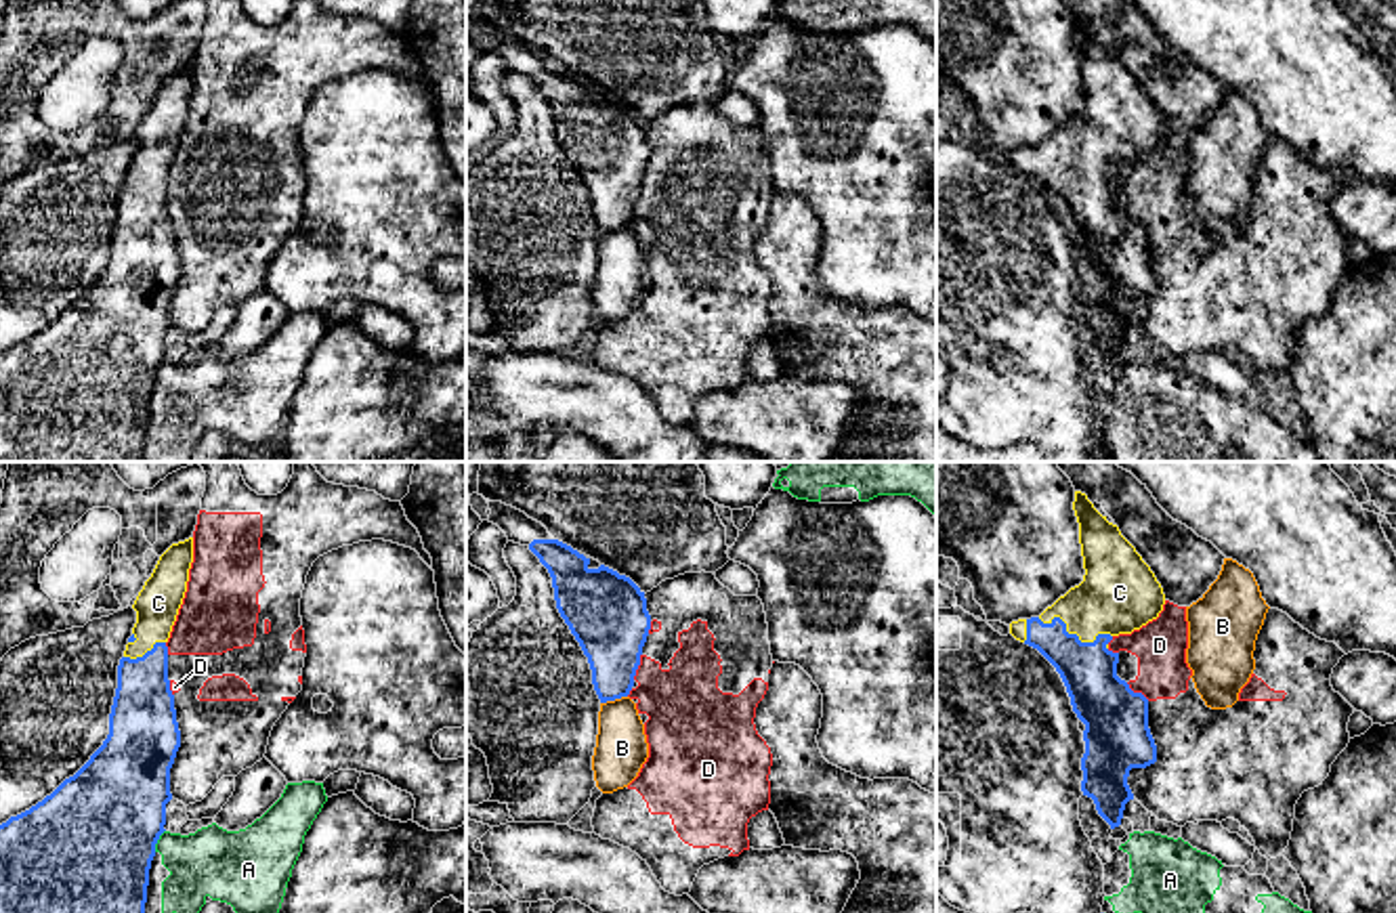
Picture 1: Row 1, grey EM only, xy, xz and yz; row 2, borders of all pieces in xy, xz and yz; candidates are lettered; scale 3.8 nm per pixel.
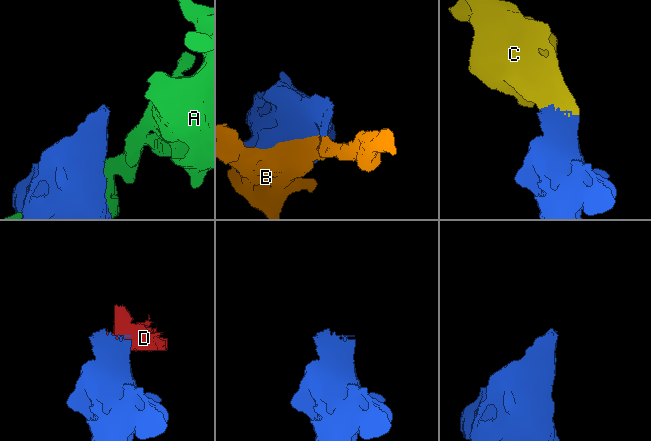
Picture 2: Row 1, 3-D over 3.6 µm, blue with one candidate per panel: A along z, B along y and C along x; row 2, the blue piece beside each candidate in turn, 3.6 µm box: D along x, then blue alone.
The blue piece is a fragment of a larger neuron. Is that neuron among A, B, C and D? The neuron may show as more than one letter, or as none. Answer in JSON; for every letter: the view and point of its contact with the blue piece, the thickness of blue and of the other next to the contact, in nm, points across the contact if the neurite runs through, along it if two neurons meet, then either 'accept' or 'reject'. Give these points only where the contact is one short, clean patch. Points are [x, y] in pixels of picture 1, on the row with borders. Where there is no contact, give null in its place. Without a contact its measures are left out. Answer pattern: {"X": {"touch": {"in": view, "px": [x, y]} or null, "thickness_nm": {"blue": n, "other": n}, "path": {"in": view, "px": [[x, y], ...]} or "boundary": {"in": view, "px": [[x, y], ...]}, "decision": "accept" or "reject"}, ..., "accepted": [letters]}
{"A": {"touch": {"in": "xy", "px": [158, 838]}, "thickness_nm": {"blue": 480, "other": 260}, "decision": "reject"}, "B": {"touch": {"in": "xz", "px": [614, 699]}, "thickness_nm": {"blue": 260, "other": 200}, "decision": "reject"}, "C": {"touch": {"in": "yz", "px": [1073, 634]}, "thickness_nm": {"blue": 220, "other": 300}, "decision": "accept"}, "D": {"touch": {"in": "xz", "px": [639, 664]}, "thickness_nm": {"blue": 300, "other": 300}, "boundary": {"in": "xz", "px": [[641, 653], [641, 664], [632, 678]]}, "decision": "reject"}, "accepted": ["C"]}

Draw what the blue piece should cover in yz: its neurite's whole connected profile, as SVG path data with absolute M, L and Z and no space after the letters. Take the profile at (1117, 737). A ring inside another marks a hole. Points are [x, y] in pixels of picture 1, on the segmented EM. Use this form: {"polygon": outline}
{"polygon": "M1075 491L1083 581L1039 617L1010 623L1010 634L1037 649L1060 674L1073 712L1085 724L1081 791L1098 814L1121 825L1131 768L1157 762L1148 728L1148 699L1117 676L1119 653L1108 642L1157 619L1165 594L1136 548L1085 493Z"}

